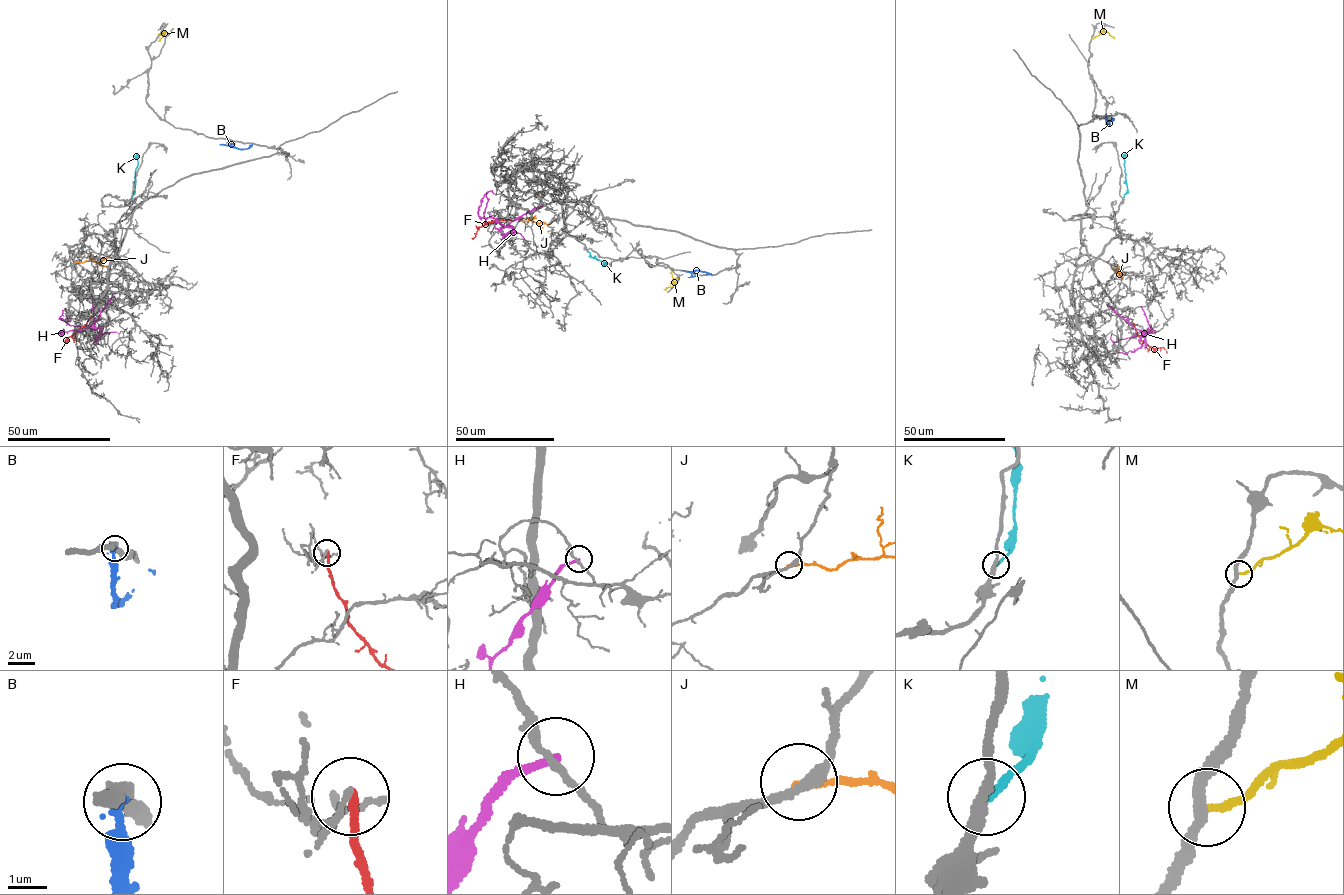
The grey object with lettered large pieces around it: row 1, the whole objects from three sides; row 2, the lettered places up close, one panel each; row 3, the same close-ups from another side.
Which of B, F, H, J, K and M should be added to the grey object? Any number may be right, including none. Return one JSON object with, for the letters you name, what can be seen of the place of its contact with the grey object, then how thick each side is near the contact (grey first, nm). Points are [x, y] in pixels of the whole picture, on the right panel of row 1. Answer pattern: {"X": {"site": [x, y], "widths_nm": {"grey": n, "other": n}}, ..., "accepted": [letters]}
{"K": {"site": [1124, 197], "widths_nm": {"grey": 240, "other": 200}}, "accepted": ["K"]}

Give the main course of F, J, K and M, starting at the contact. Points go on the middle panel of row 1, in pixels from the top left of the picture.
F: (511, 220), (491, 221), (479, 228), (471, 238)
J: (519, 219), (550, 224)
K: (587, 252), (591, 257), (604, 263), (602, 266)
M: (671, 269), (673, 285), (665, 290)

